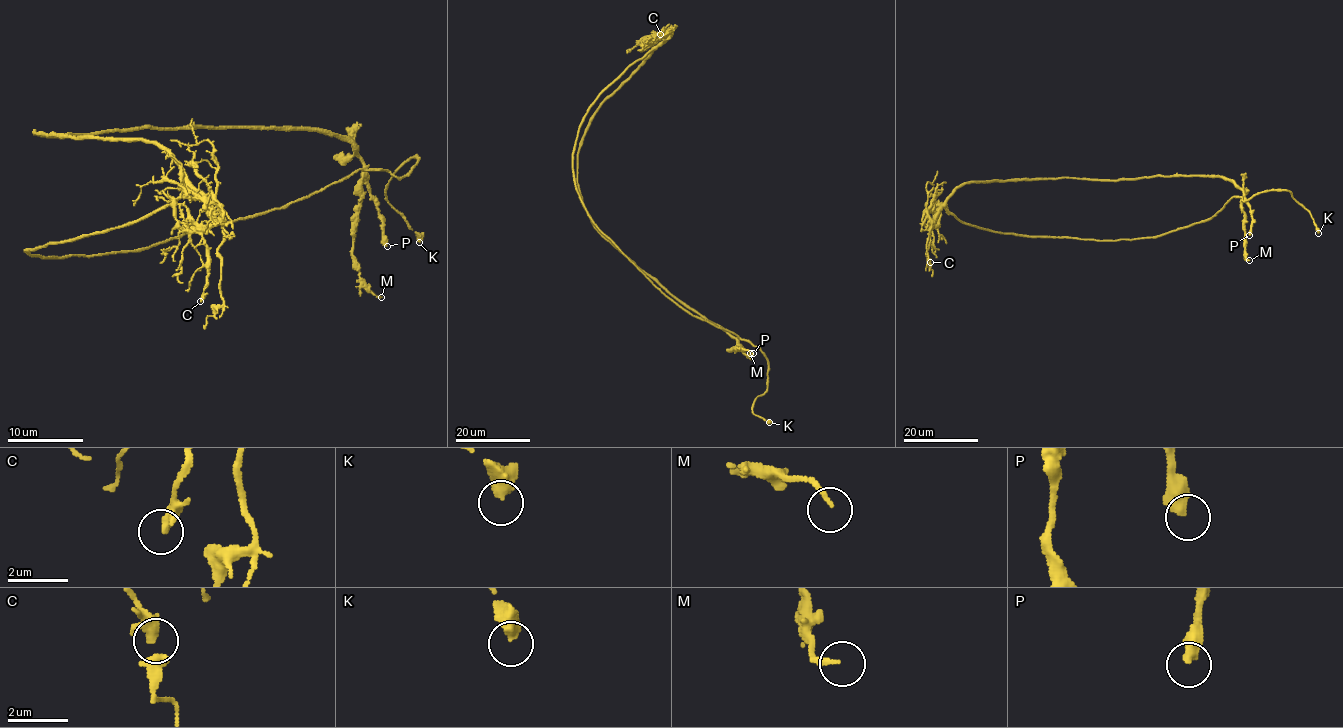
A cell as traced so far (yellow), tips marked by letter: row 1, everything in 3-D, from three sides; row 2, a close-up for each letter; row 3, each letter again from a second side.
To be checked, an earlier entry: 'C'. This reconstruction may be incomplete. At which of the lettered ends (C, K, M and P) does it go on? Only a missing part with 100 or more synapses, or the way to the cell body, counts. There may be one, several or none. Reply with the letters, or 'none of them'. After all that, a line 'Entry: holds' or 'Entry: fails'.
K
Entry: fails

